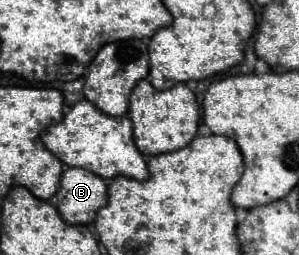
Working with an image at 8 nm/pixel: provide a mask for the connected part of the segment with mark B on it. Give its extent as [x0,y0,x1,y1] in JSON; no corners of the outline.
[56,168,106,224]

